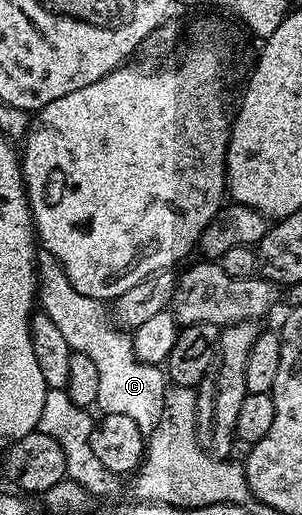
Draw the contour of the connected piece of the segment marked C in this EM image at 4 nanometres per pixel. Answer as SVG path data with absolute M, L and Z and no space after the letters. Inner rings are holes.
M43 252L38 255L39 288L37 302L45 313L57 324L57 328L65 336L69 348L81 356L89 356L97 368L99 382L95 406L103 414L120 414L137 420L144 431L157 428L165 410L165 396L169 389L168 379L160 367L145 364L137 360L137 352L133 352L132 335L120 328L102 301L89 296L81 296L73 284L69 284L69 276L65 276L63 265L53 255Z

